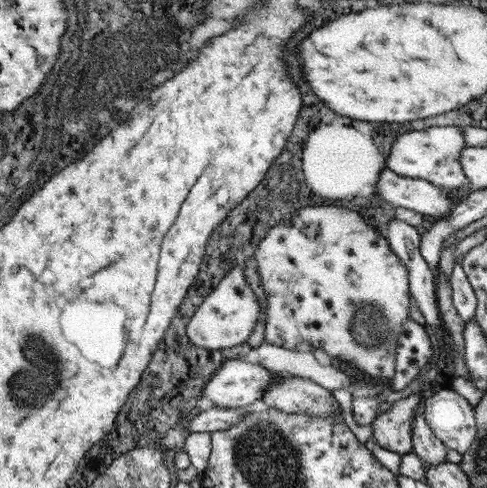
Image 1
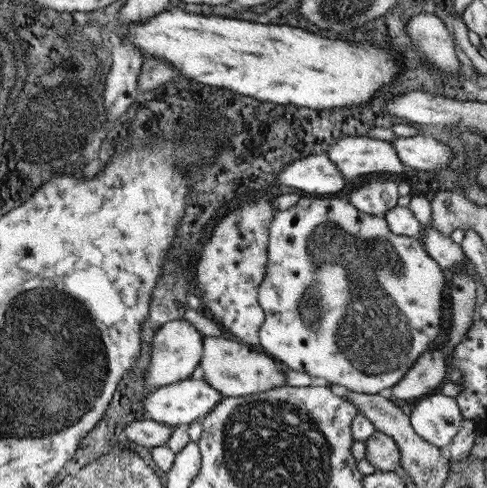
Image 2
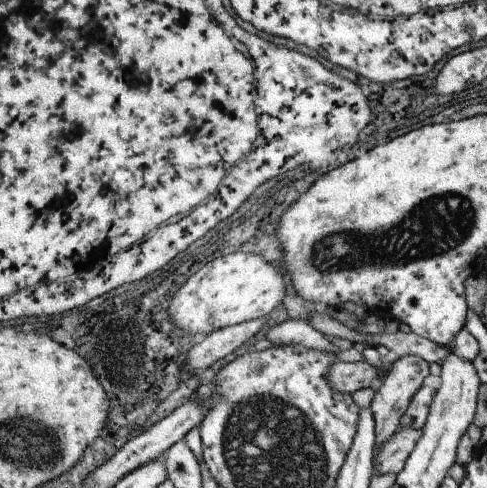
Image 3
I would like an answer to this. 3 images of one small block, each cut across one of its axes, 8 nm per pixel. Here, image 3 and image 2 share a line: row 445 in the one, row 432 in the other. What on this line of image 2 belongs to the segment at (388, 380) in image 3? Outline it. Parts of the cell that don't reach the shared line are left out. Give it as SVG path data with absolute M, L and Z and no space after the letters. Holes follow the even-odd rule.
M375 432L367 442L365 460L369 460L377 472L395 472L399 468L399 448L395 440L383 432Z

